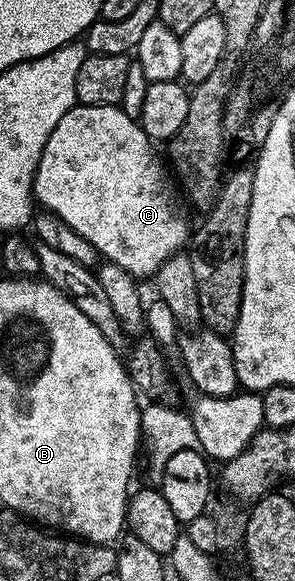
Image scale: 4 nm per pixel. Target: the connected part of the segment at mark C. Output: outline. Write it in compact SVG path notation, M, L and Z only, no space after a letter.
M76 103L65 118L57 122L53 134L49 134L49 142L45 142L41 162L37 162L35 171L34 203L61 218L65 226L77 230L77 234L93 245L106 263L121 266L121 270L136 278L154 277L155 271L189 240L189 228L187 232L182 214L175 209L175 196L167 181L168 169L161 156L159 161L155 148L138 119L130 117L119 106Z

